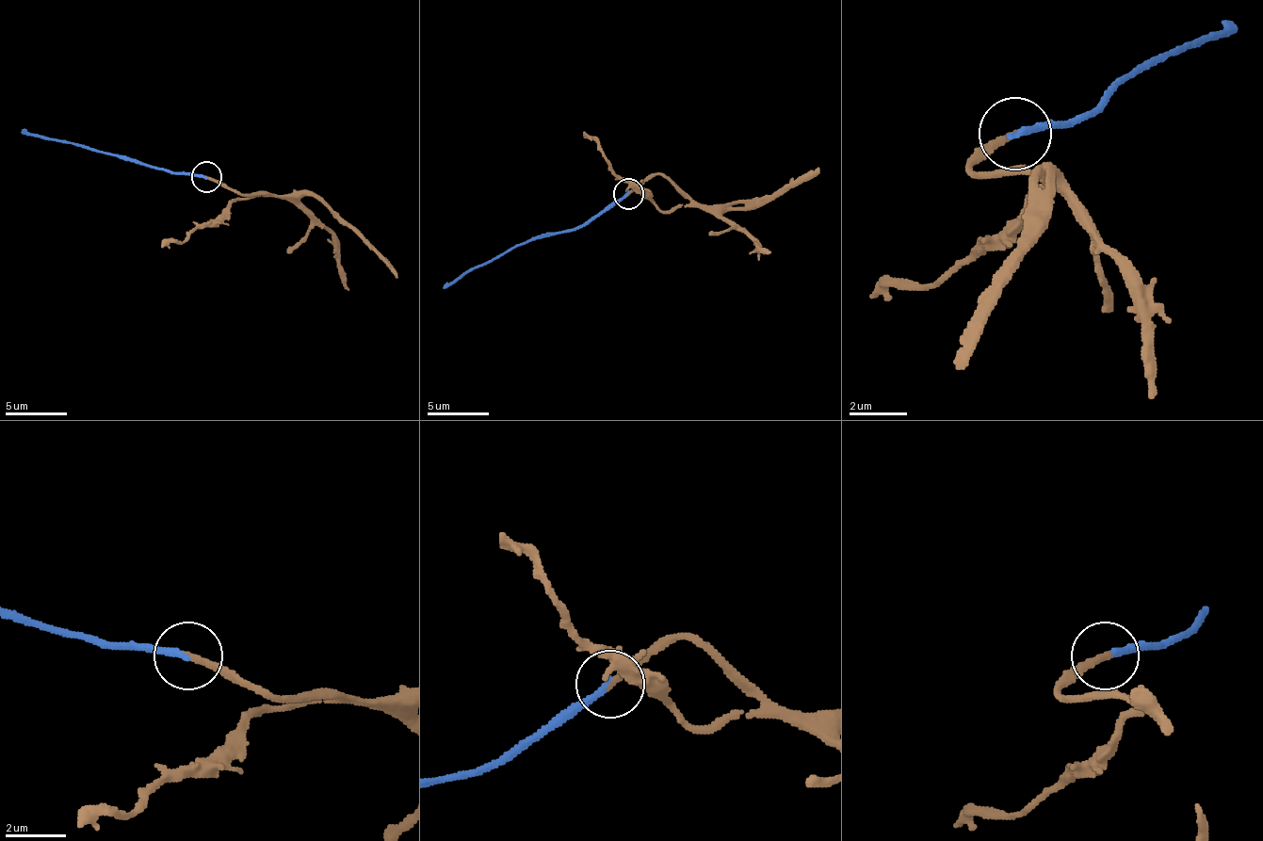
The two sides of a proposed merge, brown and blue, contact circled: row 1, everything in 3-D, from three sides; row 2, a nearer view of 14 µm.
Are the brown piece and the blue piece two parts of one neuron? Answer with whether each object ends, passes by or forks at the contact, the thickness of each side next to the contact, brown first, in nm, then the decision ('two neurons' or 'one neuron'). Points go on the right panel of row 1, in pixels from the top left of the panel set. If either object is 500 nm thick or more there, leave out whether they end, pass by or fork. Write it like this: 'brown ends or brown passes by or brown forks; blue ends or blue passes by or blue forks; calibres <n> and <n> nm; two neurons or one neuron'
brown ends; blue ends; calibres 240 and 240 nm; one neuron

